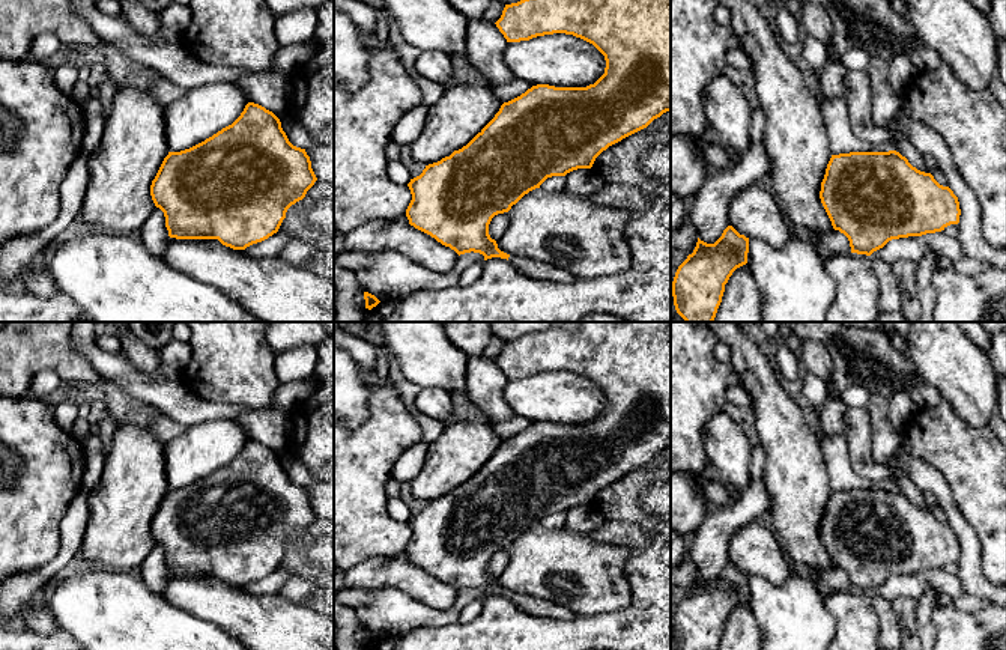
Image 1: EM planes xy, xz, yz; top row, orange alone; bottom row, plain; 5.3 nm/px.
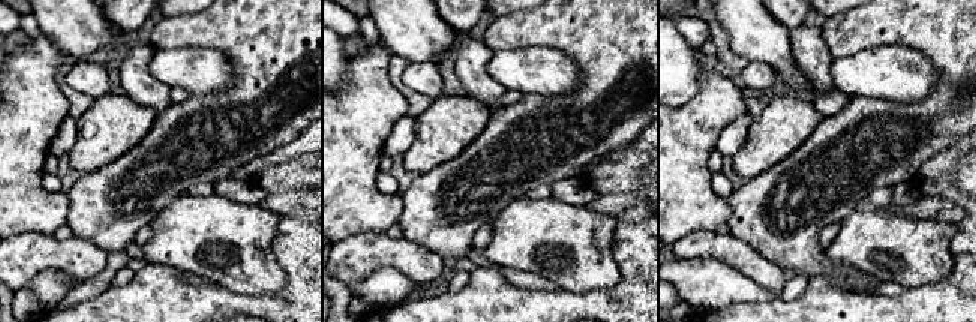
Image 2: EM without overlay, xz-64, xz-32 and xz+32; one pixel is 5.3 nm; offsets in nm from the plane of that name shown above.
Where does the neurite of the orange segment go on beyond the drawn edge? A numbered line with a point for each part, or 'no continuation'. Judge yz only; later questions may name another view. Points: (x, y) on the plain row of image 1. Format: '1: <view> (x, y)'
no continuation

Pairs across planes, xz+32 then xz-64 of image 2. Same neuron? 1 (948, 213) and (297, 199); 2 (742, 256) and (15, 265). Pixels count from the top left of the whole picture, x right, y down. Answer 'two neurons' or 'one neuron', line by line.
1: one neuron
2: one neuron

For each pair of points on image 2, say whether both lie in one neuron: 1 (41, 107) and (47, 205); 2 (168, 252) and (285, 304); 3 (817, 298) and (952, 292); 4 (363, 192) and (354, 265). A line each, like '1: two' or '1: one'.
1: one
2: two
3: one
4: two

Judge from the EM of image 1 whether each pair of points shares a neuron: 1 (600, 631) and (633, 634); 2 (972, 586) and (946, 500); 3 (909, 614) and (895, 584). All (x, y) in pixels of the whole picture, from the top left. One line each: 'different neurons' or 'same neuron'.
1: same neuron
2: same neuron
3: different neurons

